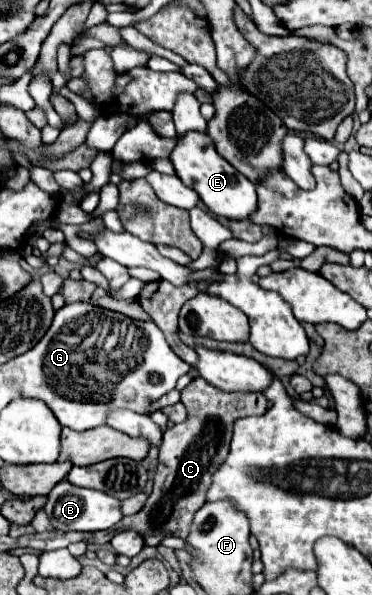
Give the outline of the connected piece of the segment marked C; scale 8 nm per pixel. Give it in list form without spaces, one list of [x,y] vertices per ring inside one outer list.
[[[196,377],[188,387],[182,391],[182,403],[188,411],[184,423],[168,429],[164,433],[164,441],[160,445],[160,459],[154,477],[154,489],[148,497],[146,505],[140,513],[132,517],[124,517],[114,531],[138,531],[146,545],[160,545],[160,541],[168,535],[186,537],[192,525],[194,513],[204,505],[206,491],[210,487],[214,471],[224,463],[232,439],[232,425],[236,419],[248,415],[264,415],[268,409],[268,401],[264,393],[242,393],[242,391],[222,391]]]

